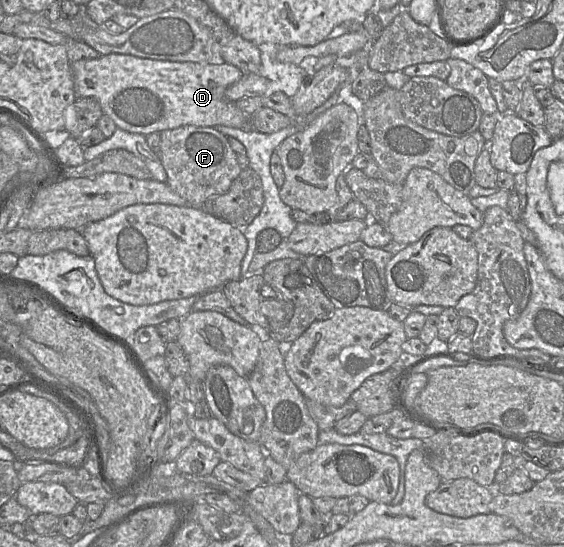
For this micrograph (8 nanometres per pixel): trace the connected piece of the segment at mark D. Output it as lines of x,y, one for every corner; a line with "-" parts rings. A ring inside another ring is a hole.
111,53
94,59
82,59
71,63
76,97
95,98
104,114
108,115
122,130
147,136
154,132
176,129
181,126
200,127
229,126
243,129
249,117
229,101
225,92
229,86
243,77
239,68
215,57
207,63
174,62
140,58
128,54

